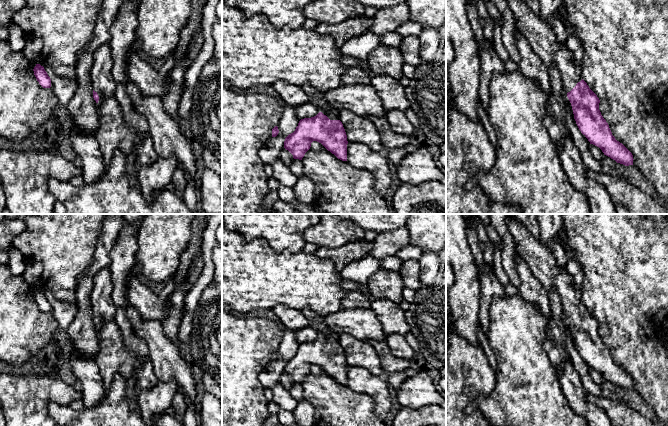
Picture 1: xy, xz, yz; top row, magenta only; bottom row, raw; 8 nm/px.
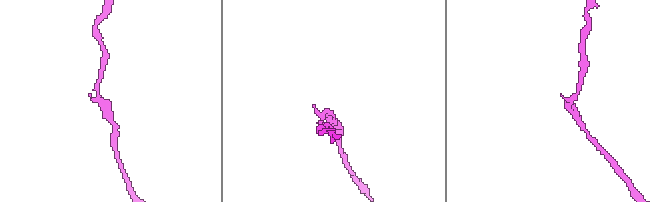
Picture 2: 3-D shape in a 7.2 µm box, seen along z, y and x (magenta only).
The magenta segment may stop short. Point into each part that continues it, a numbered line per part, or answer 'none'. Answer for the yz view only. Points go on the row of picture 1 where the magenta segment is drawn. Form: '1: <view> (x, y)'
1: yz (540, 35)

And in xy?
none

